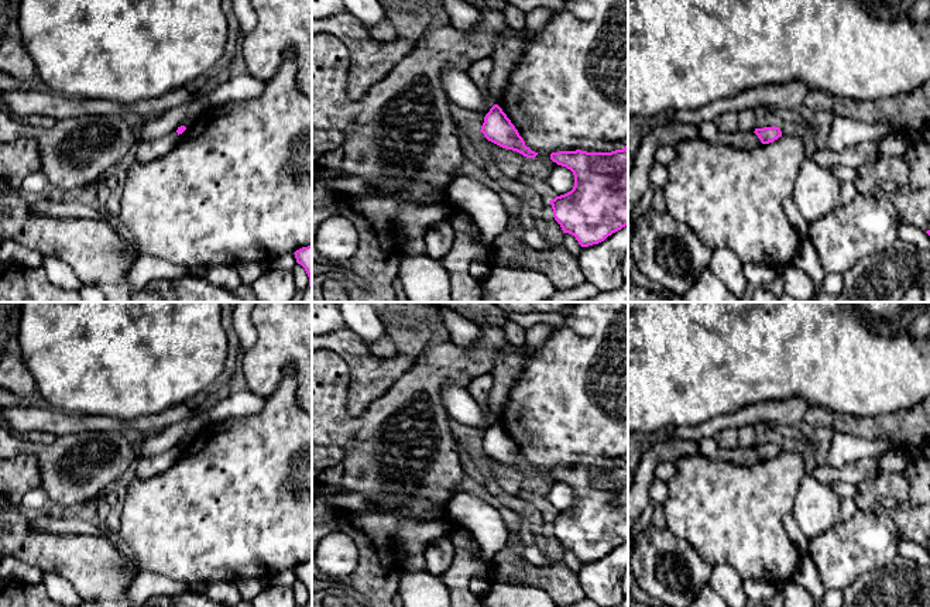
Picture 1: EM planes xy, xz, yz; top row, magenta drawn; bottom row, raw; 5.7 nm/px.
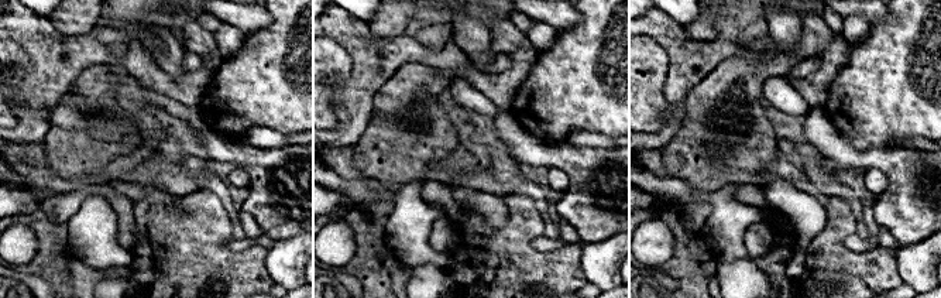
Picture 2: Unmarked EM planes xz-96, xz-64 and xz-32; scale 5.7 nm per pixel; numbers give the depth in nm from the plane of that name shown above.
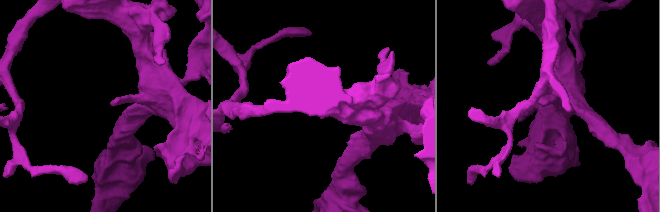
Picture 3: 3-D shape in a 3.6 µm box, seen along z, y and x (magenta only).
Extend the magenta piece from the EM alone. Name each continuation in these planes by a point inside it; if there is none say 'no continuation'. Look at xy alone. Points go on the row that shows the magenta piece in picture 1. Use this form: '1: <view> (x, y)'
no continuation

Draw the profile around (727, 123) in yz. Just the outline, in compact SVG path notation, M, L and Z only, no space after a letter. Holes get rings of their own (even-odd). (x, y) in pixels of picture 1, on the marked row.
M724 113L714 120L714 124L721 133L737 133L739 131L738 113Z

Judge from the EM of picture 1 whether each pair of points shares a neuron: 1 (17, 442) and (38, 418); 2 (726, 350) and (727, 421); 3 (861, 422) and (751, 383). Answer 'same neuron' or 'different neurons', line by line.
1: different neurons
2: different neurons
3: different neurons

